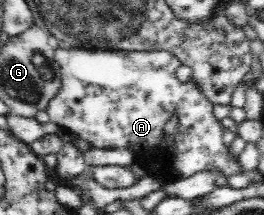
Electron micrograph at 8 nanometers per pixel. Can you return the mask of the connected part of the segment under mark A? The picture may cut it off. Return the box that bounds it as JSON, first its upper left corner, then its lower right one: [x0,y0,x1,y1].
[48,48,247,182]

